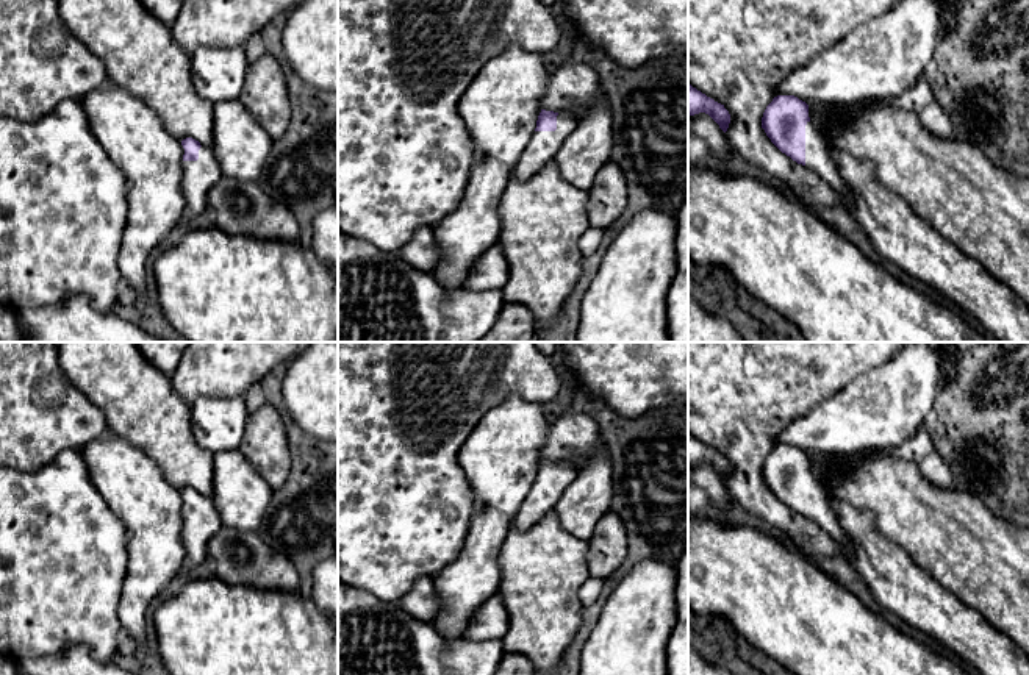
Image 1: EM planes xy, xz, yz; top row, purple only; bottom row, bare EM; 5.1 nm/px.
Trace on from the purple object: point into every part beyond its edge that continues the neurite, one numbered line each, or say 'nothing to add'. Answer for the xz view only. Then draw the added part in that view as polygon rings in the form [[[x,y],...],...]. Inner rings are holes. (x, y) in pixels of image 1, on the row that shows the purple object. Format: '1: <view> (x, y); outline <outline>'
1: xz (543, 146); outline [[[558,112],[555,131],[535,131],[522,150],[513,177],[527,180],[535,175],[547,161],[554,159],[563,141],[575,130],[577,120],[569,112]]]

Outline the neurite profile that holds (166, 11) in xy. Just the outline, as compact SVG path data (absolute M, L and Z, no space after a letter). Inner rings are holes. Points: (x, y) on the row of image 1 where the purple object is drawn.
M141 0L144 8L166 27L175 22L183 2L185 0Z

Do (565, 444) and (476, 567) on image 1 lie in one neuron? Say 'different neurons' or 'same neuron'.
different neurons

